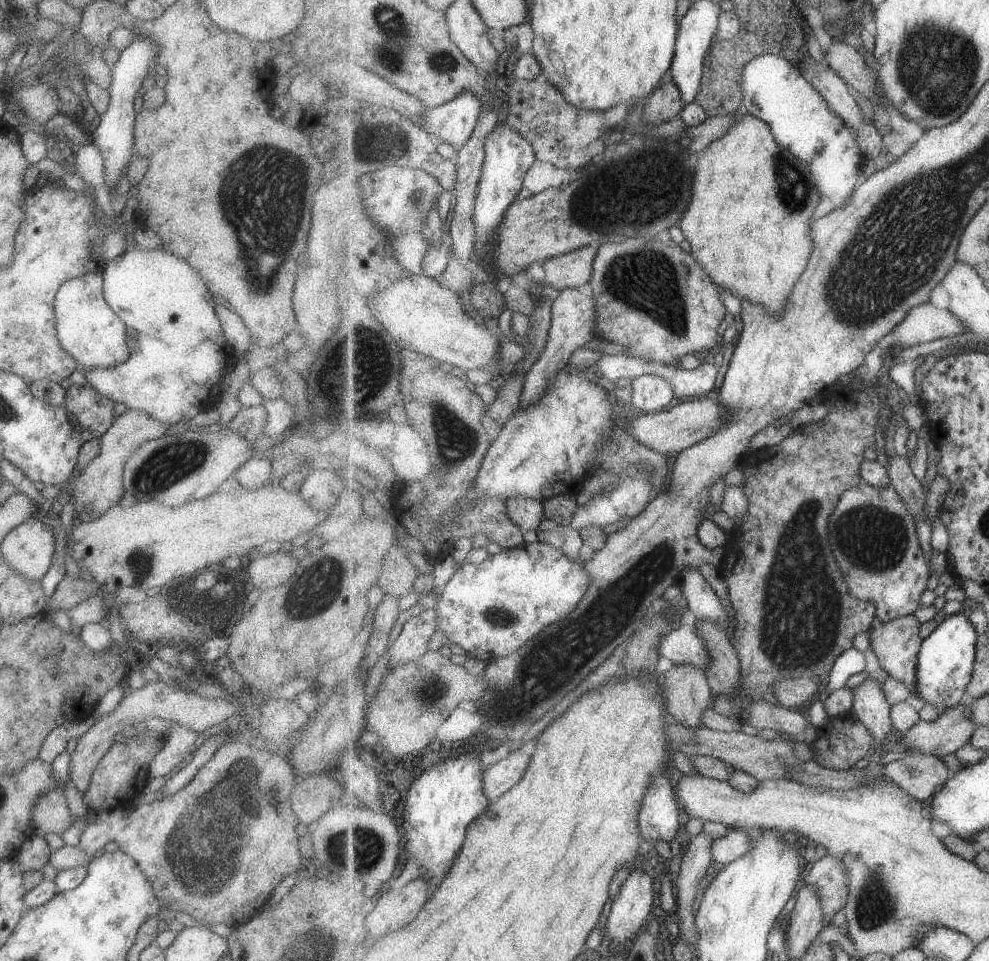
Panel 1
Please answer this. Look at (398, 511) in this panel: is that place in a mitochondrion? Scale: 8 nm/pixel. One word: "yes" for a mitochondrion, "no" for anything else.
no

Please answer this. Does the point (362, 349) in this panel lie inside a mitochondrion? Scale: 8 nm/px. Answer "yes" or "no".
yes

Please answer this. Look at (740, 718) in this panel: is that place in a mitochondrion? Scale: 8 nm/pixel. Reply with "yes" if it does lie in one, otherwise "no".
no

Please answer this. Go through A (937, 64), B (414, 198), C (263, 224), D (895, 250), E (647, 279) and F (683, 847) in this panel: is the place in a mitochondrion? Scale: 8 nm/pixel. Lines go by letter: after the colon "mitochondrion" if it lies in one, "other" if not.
A: mitochondrion
B: mitochondrion
C: mitochondrion
D: mitochondrion
E: mitochondrion
F: other

